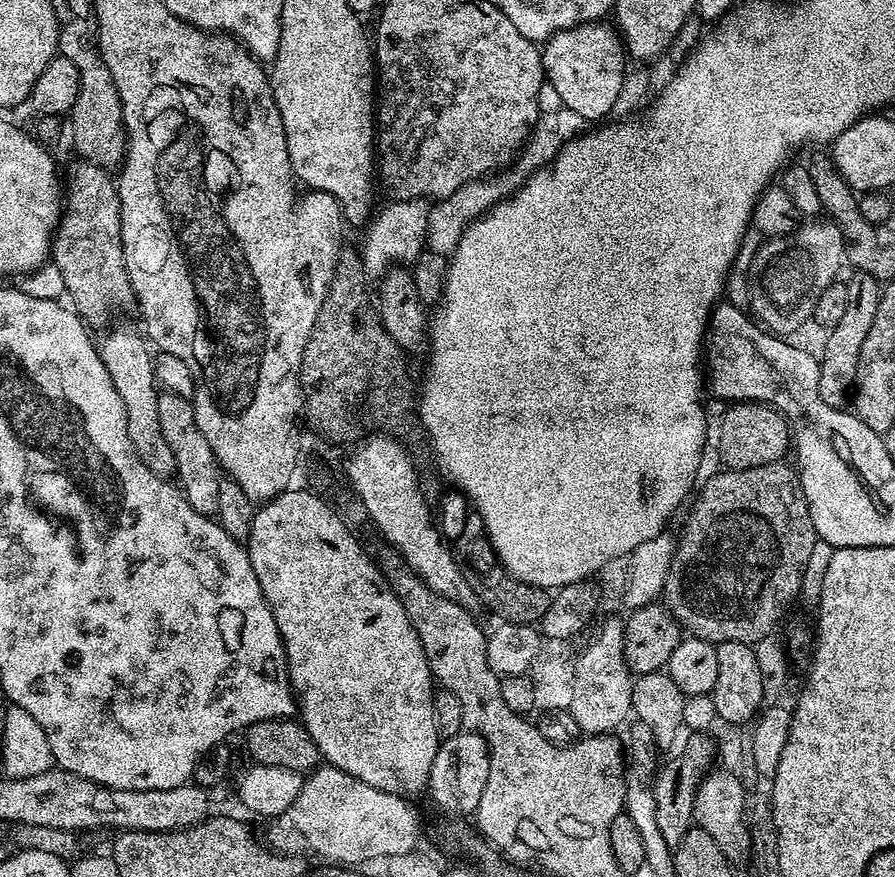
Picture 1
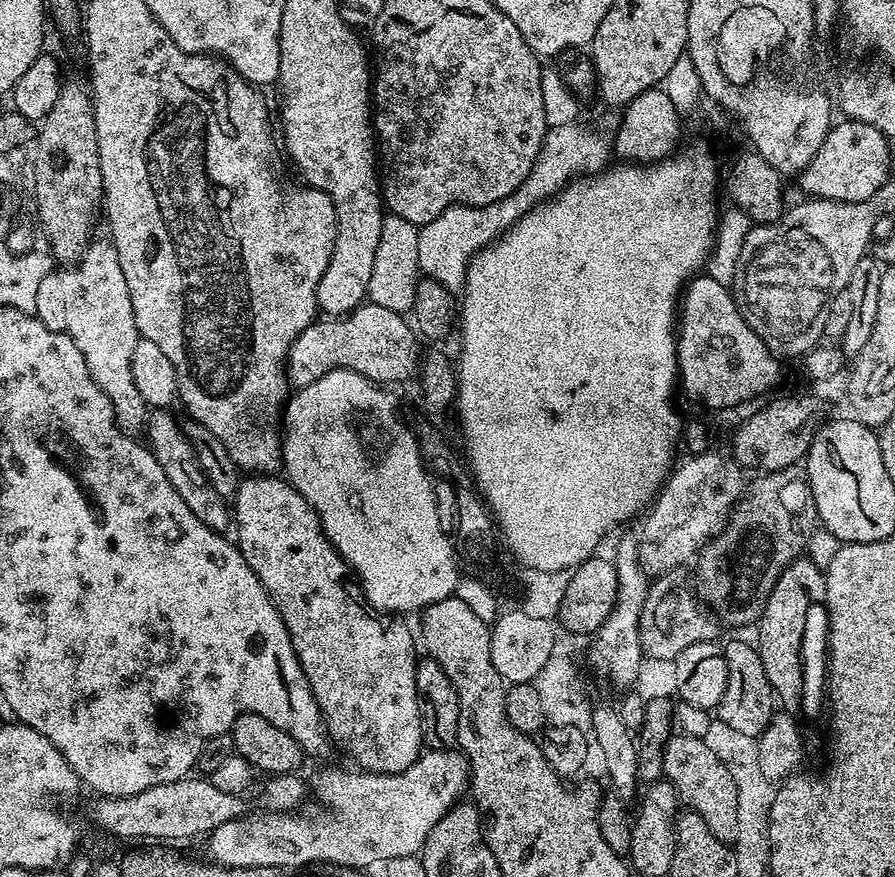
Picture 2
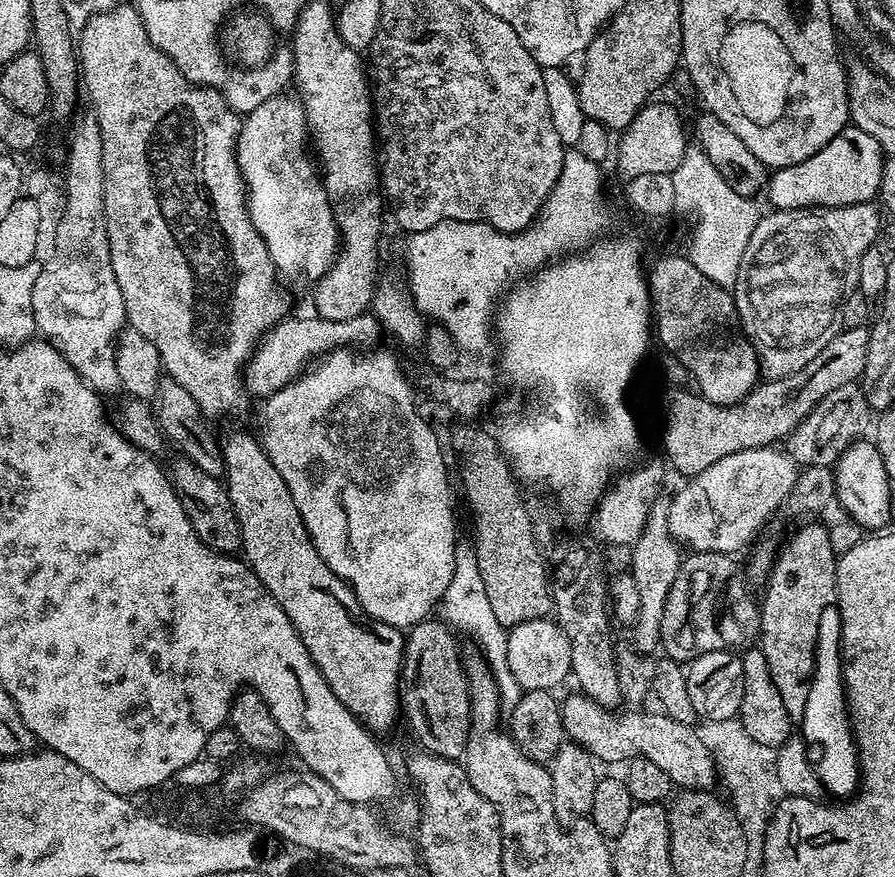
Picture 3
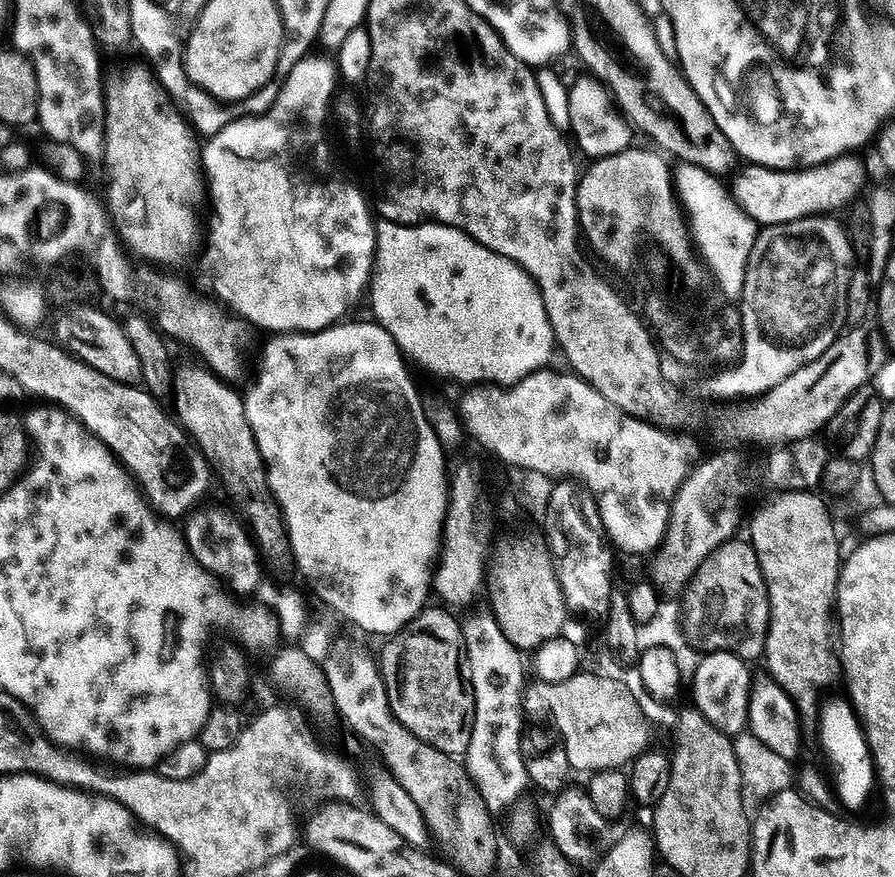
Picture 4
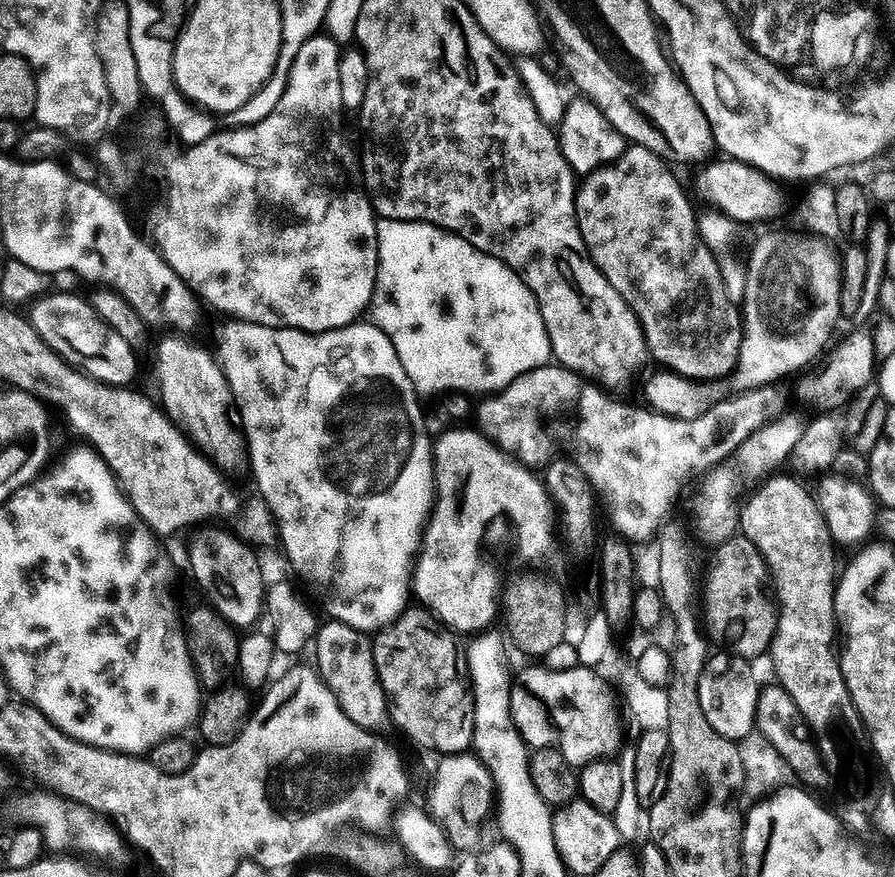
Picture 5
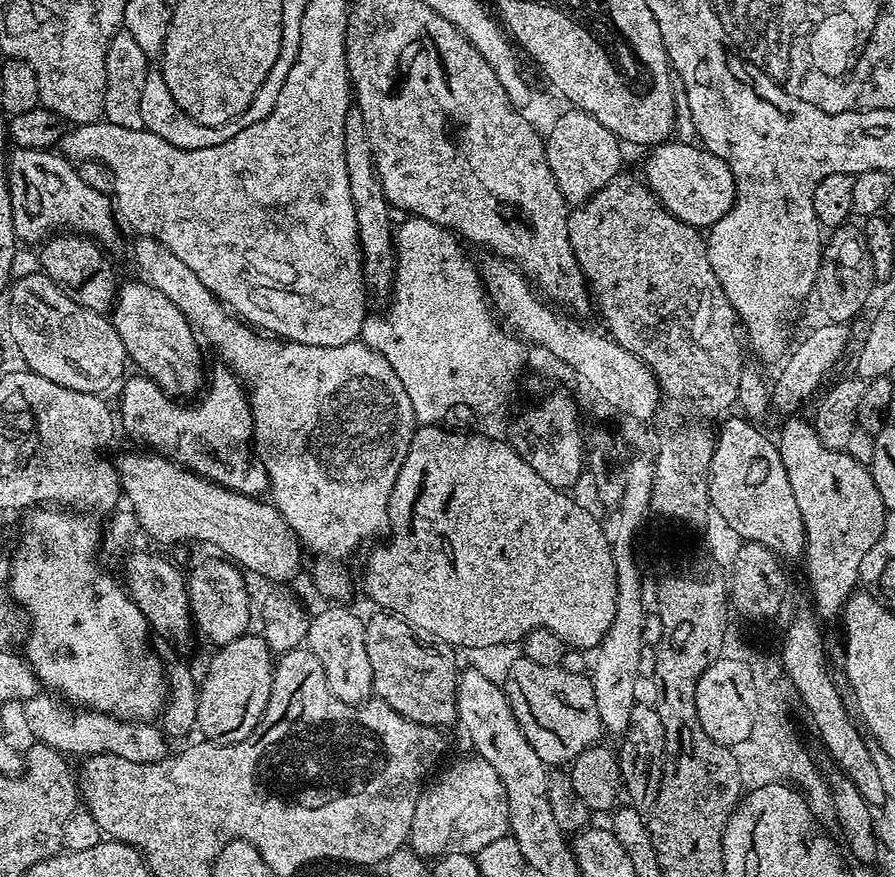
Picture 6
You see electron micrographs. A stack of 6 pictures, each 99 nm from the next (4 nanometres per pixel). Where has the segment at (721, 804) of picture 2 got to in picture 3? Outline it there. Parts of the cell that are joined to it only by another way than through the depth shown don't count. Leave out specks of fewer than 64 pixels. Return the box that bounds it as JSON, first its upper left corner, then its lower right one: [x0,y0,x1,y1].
[562,695,717,790]

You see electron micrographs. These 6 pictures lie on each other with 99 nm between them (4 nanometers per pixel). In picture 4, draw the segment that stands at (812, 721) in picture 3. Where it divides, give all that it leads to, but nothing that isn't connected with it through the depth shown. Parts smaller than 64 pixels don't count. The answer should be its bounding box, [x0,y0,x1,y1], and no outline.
[815,697,876,810]

